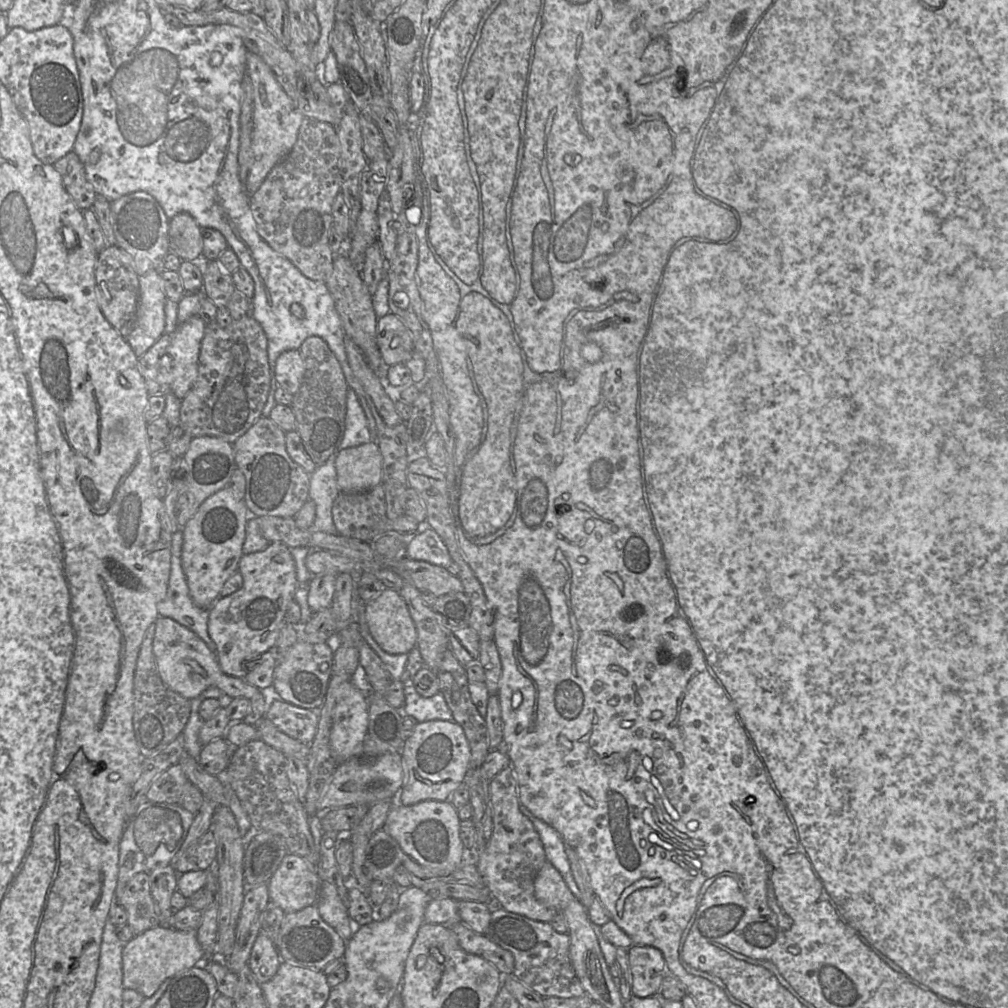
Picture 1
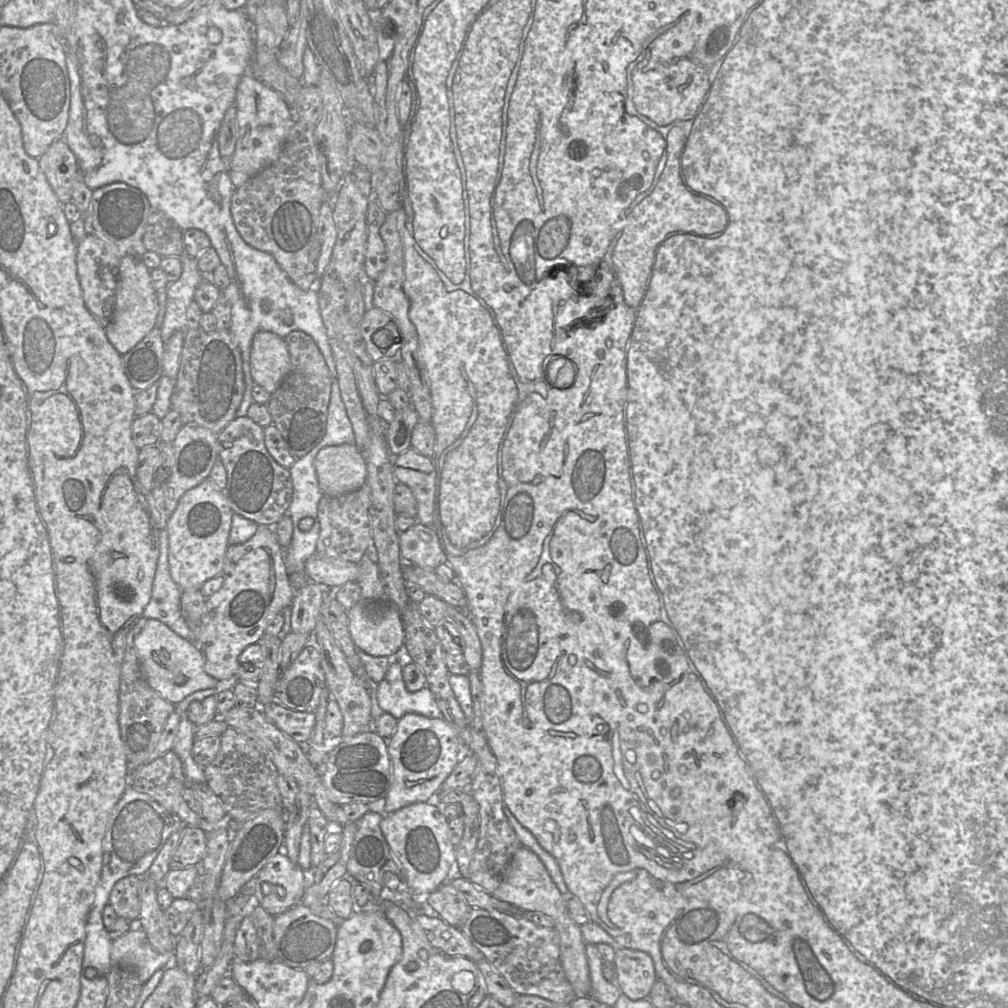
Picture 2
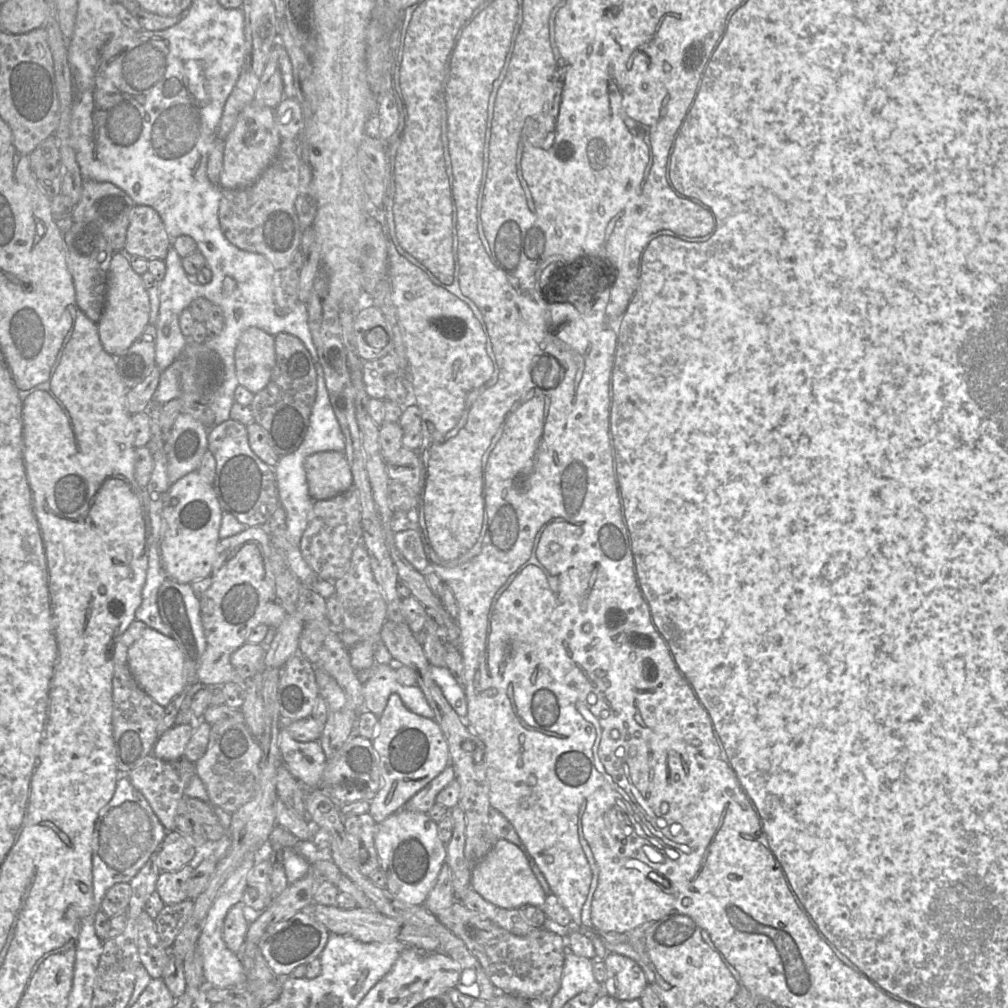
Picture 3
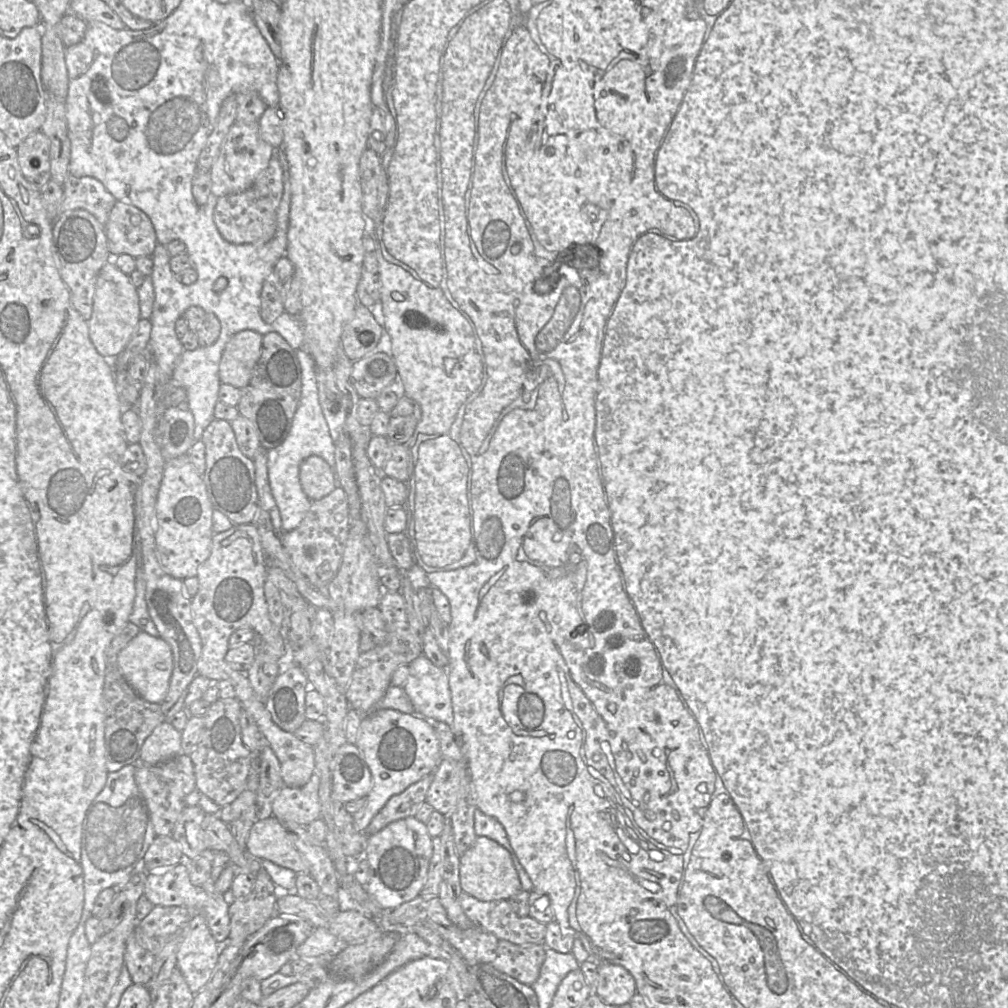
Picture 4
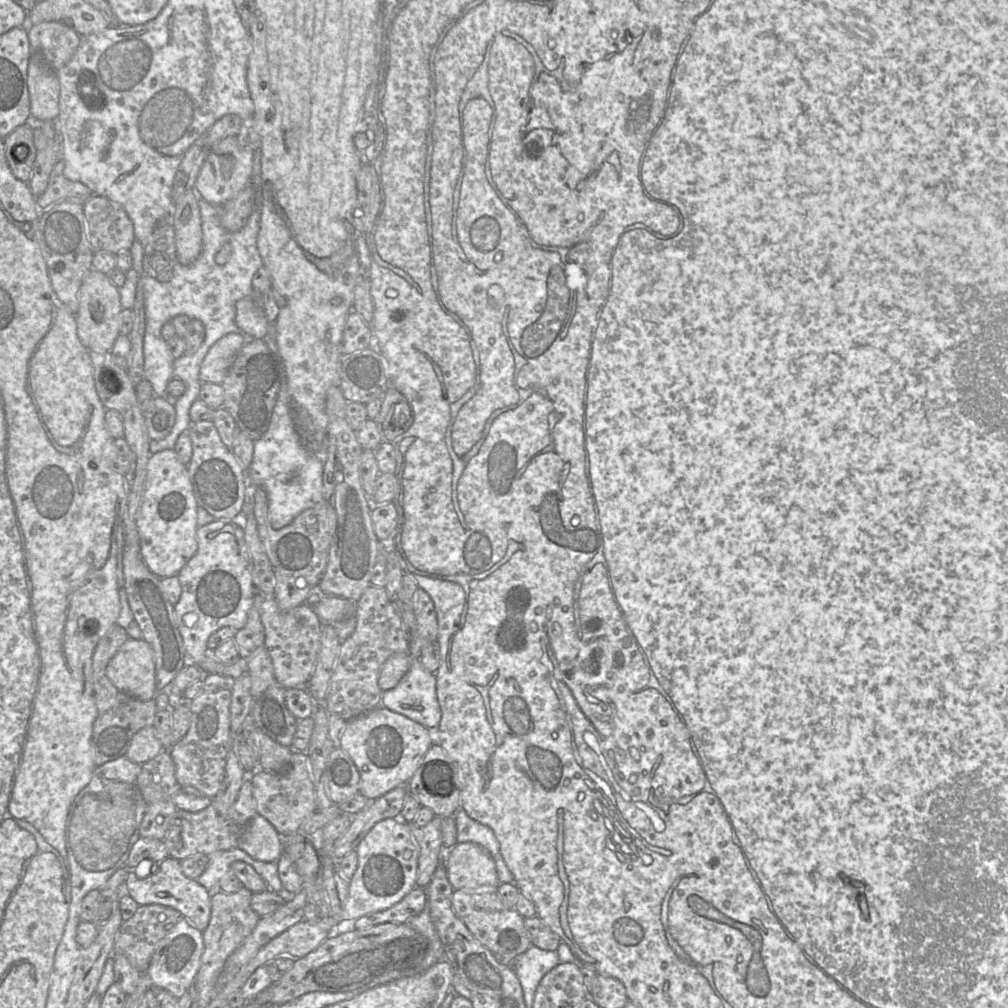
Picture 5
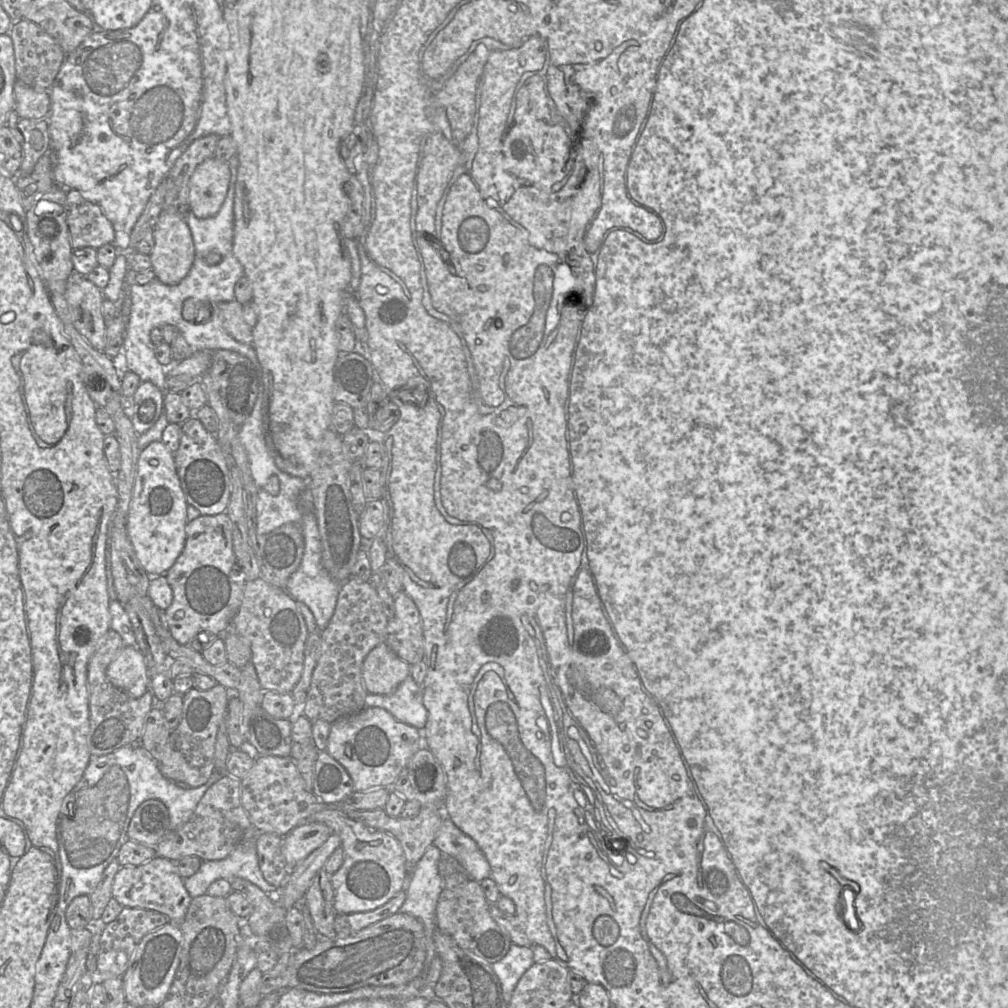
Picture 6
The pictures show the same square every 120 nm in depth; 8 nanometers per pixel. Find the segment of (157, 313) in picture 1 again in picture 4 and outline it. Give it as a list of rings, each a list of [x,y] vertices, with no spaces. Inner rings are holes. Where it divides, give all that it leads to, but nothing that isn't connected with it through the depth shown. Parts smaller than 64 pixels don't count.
[[[112,261],[107,262],[98,274],[93,311],[91,317],[87,320],[89,336],[97,351],[106,359],[115,359],[124,351],[140,319],[138,288],[132,284],[129,275],[119,270]]]

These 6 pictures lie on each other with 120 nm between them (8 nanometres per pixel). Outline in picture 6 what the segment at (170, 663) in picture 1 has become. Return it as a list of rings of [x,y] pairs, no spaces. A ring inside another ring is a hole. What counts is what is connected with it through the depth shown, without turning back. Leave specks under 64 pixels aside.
[[[125,645],[106,668],[106,677],[117,689],[139,698],[150,688],[149,669],[135,646]]]

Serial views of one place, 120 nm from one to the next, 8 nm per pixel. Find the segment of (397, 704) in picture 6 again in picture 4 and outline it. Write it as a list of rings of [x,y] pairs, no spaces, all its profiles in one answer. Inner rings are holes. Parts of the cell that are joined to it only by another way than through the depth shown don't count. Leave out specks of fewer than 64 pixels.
[[[420,655],[408,664],[409,674],[402,688],[413,704],[414,711],[412,715],[419,718],[432,718],[452,727],[453,724],[453,708],[451,701],[451,692],[449,688],[449,677],[447,671],[435,666],[427,657]]]

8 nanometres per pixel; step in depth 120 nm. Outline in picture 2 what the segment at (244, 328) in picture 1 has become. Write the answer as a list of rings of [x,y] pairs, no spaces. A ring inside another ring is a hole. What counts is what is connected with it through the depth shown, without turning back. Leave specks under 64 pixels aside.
[[[200,327],[186,329],[171,397],[172,409],[179,413],[183,425],[199,425],[219,434],[236,418],[246,386],[242,355],[229,330],[205,332]]]

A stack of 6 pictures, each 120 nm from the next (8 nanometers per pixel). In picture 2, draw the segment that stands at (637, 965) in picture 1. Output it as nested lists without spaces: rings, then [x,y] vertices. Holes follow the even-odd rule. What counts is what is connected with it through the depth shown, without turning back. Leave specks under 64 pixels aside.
[[[617,948],[613,965],[616,986],[622,995],[631,1000],[648,998],[653,984],[658,980],[651,956],[643,951]]]

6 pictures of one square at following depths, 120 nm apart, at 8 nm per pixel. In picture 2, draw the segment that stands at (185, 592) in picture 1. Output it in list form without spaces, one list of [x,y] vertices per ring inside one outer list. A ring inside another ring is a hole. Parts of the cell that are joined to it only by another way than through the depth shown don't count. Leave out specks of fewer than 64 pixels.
[[[166,529],[158,534],[159,557],[149,603],[142,617],[167,625],[180,637],[193,642],[193,635],[180,612],[182,589],[171,577],[168,562],[169,538]]]

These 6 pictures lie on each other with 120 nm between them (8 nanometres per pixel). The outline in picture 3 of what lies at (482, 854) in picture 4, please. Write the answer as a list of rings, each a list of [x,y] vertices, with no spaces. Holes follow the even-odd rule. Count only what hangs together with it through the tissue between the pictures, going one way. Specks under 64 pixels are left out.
[[[499,839],[471,872],[471,887],[488,902],[505,909],[532,905],[542,909],[547,894],[531,868],[531,860],[520,847]]]

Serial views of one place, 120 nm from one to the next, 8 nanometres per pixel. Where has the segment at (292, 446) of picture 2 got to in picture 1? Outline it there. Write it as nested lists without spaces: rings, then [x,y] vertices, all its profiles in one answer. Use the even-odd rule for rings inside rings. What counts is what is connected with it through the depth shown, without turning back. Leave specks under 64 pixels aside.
[[[311,336],[298,349],[305,373],[298,391],[290,404],[295,416],[294,431],[300,436],[310,458],[321,465],[335,457],[345,432],[346,398],[350,389],[337,358],[320,337]]]

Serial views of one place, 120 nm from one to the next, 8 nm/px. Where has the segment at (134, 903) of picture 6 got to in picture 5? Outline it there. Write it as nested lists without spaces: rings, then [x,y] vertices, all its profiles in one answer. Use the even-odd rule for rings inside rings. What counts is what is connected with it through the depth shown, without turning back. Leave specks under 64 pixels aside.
[[[171,857],[164,859],[155,873],[151,876],[141,878],[128,870],[125,881],[125,893],[132,897],[140,906],[159,904],[178,910],[182,916],[200,931],[205,930],[211,917],[211,896],[215,891],[209,891],[199,884],[195,879],[188,878],[182,871],[180,861]]]

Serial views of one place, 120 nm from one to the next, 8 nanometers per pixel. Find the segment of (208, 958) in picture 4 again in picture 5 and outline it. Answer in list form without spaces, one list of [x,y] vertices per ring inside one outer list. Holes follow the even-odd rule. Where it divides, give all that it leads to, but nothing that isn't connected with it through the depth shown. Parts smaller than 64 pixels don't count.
[[[182,918],[157,945],[144,972],[156,989],[165,989],[180,999],[187,994],[201,965],[204,951],[203,933]]]

